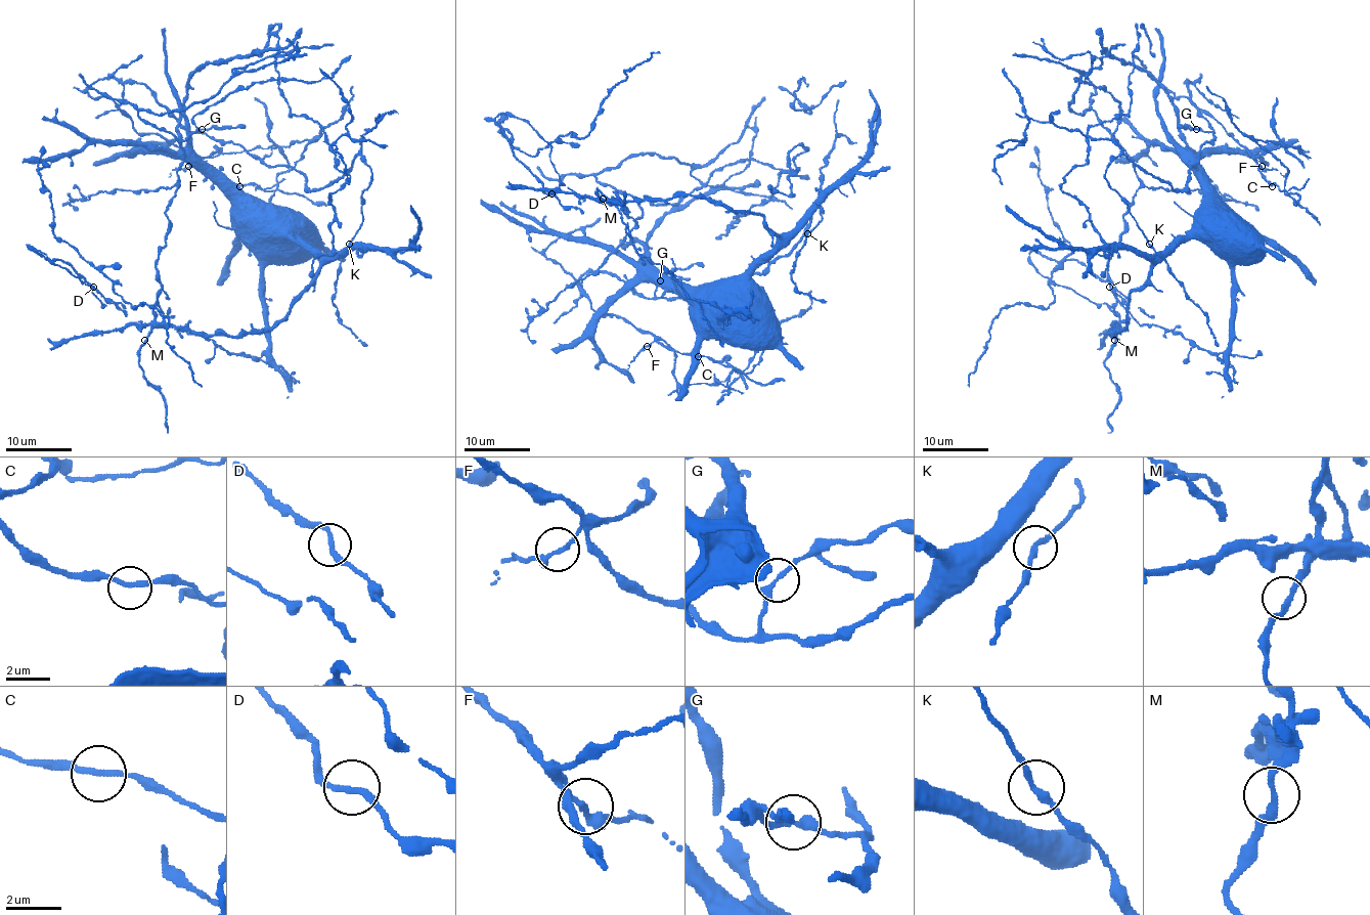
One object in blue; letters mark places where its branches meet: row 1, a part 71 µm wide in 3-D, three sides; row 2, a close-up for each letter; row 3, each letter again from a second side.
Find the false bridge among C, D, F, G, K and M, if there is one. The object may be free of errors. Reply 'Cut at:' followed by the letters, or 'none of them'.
Cut at: none of them

